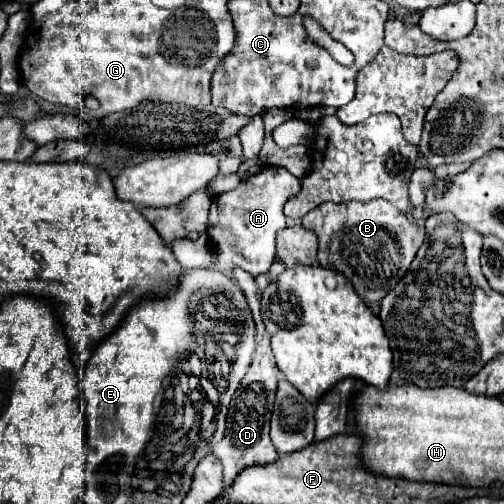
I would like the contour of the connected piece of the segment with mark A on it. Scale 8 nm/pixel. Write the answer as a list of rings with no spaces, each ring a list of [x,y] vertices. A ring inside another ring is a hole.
[[[264,164],[262,170],[240,182],[234,190],[218,194],[210,208],[208,236],[216,252],[212,268],[232,274],[234,266],[250,274],[266,274],[276,258],[276,232],[286,228],[284,204],[300,192],[300,180],[286,168]]]

